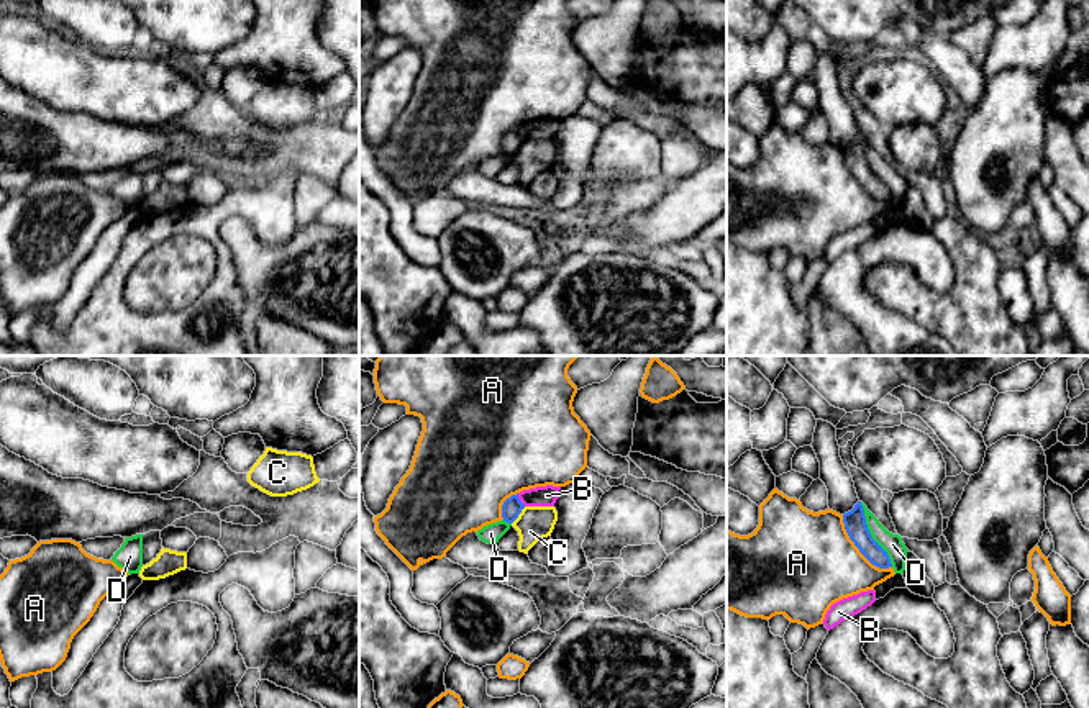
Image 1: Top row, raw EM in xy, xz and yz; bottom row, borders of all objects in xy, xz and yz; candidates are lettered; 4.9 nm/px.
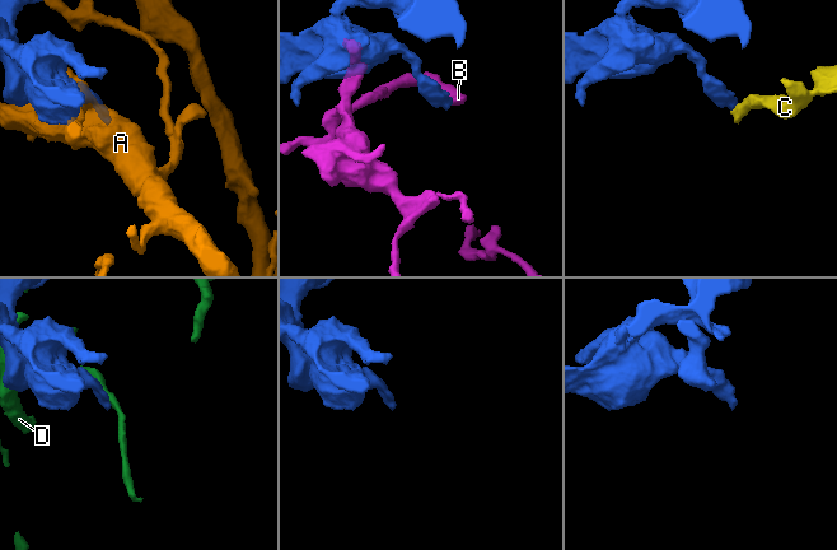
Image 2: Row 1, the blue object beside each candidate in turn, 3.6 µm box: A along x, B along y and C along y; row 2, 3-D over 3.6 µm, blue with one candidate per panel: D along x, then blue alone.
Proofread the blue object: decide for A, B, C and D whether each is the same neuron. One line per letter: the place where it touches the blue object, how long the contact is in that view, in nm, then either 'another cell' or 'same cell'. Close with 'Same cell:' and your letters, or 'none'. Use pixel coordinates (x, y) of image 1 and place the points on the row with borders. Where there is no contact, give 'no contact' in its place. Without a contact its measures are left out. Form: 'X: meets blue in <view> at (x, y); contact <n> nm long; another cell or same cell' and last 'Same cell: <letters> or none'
A: meets blue in yz at (858, 548); contact 360 nm long; another cell
B: meets blue in xz at (519, 500); contact 80 nm long; another cell
C: meets blue in xz at (519, 513); contact 120 nm long; another cell
D: meets blue in yz at (870, 535); contact 360 nm long; another cell
Same cell: none

